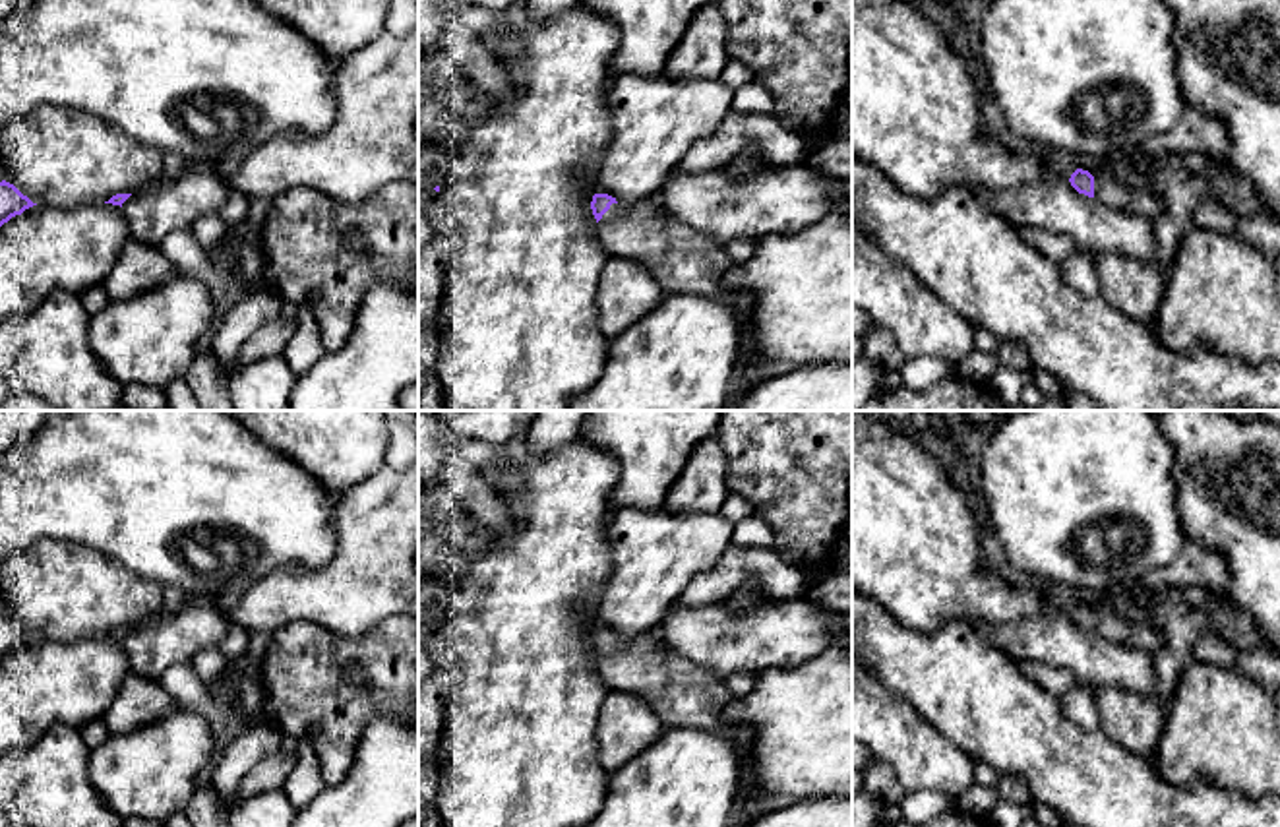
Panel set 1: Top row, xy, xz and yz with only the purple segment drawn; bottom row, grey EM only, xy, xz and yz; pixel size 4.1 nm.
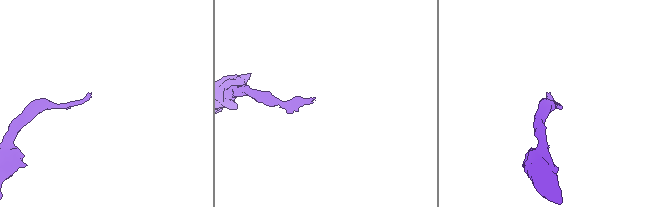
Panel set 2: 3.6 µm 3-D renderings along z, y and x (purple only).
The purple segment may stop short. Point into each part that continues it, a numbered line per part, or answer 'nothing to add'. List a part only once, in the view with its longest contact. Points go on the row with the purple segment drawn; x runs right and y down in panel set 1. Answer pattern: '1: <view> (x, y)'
1: xz (682, 260)

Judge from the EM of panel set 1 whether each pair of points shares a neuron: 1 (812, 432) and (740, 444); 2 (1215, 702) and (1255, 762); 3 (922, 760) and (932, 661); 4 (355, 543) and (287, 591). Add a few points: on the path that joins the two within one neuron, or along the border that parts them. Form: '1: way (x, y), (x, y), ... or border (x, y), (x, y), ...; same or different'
1: way (794, 432), (758, 432); same
2: way (1219, 717), (1240, 746); same
3: border (891, 692), (907, 700), (963, 748); different
4: way (345, 562), (316, 591), (306, 591); same

